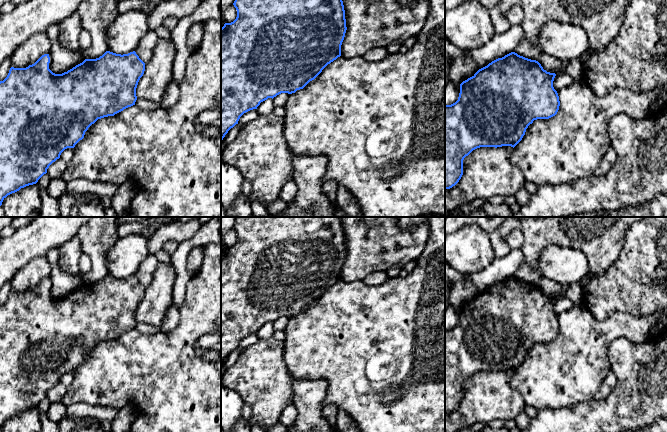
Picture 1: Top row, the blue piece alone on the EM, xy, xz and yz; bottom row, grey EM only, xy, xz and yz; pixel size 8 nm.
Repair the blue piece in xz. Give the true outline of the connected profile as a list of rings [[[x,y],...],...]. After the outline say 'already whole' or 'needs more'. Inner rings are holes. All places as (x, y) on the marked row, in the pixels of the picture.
[[[235,0],[237,17],[221,28],[221,141],[240,117],[281,93],[292,94],[341,56],[347,30],[342,0]]]; already whole

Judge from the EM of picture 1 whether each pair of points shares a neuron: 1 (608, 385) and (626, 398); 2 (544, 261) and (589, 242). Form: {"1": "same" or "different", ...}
{"1": "different", "2": "different"}

